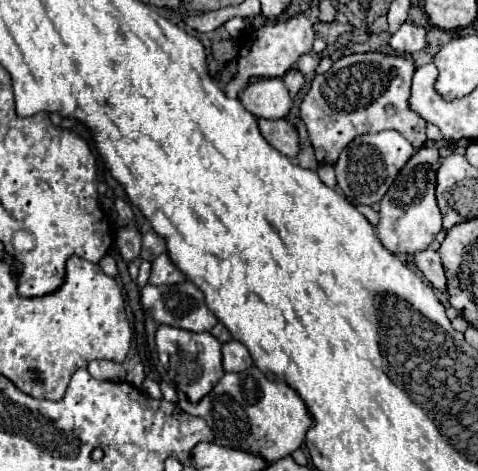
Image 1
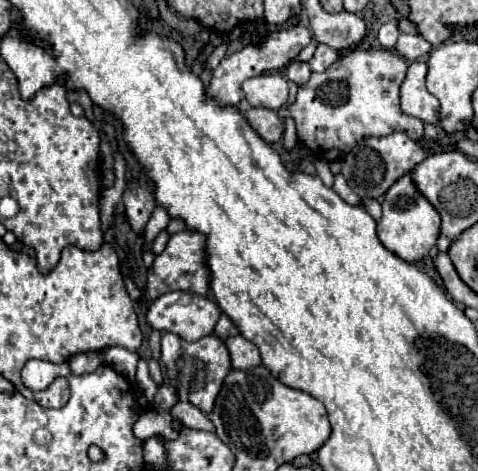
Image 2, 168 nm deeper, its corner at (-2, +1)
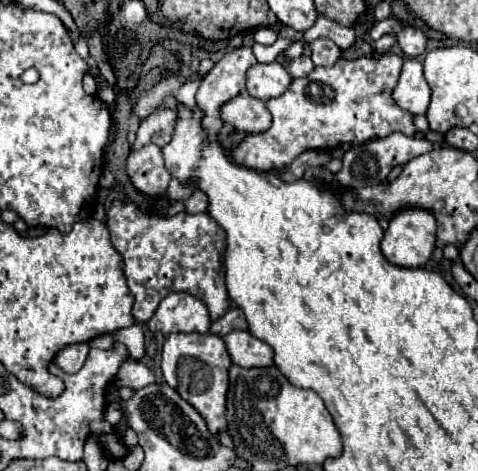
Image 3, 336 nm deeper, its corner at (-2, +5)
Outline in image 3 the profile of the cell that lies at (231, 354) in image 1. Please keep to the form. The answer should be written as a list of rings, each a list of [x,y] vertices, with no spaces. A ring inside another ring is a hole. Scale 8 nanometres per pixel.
[[[231,331],[223,337],[223,341],[235,365],[247,369],[273,365],[273,349],[265,341],[253,337],[249,331]]]

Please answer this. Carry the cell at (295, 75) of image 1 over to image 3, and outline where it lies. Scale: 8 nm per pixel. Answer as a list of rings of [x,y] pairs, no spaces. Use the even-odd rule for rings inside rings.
[[[301,55],[301,57],[293,59],[293,61],[287,65],[287,71],[291,73],[291,77],[305,77],[305,75],[309,75],[313,69],[315,69],[315,65],[313,65],[311,57],[307,57],[307,55]]]

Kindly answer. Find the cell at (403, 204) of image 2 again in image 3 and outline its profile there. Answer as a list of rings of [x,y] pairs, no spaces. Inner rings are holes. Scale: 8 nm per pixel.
[[[399,211],[389,221],[381,251],[397,267],[423,267],[435,249],[435,231],[437,221],[429,211]]]

